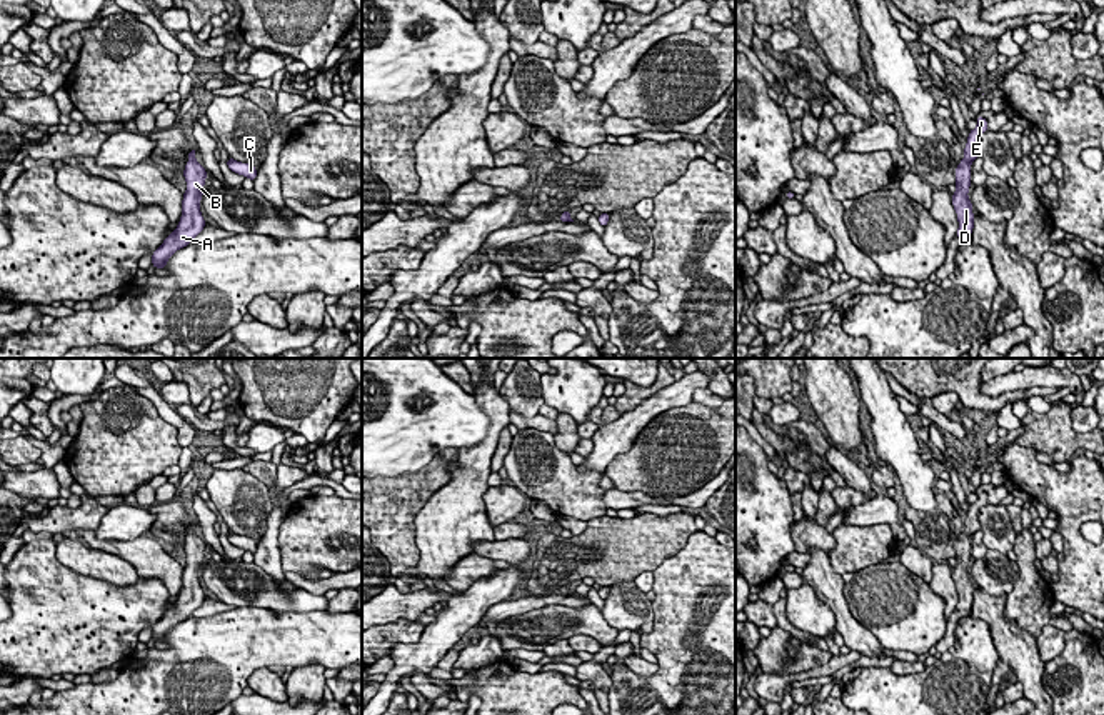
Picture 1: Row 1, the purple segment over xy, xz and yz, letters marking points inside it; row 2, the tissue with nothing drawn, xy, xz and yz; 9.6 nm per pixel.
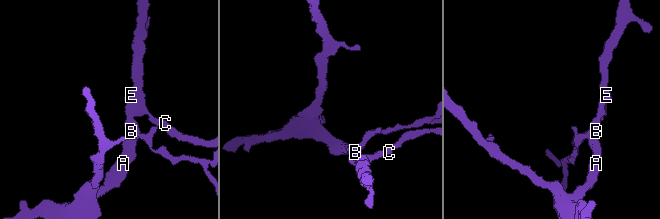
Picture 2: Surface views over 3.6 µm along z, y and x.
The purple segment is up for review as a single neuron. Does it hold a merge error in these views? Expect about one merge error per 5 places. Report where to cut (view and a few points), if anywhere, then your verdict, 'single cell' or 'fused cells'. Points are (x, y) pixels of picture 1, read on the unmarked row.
no cut | single cell

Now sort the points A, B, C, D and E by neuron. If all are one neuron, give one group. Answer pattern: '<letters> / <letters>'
A B C D E

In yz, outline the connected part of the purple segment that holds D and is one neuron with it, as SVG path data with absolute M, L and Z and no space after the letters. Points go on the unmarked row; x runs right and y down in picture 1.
M977 488L977 500L969 505L964 532L956 542L956 567L952 568L952 578L957 587L959 602L956 610L959 612L969 612L974 602L972 577L967 565L971 560L971 537L981 530L977 512L982 505L987 505L987 493Z

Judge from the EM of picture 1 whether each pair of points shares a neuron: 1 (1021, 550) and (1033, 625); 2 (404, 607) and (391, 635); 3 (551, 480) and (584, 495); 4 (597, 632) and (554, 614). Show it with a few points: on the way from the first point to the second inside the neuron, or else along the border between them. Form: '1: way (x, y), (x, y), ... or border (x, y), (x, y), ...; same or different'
1: way (1026, 569), (1031, 585), (1031, 607); same
2: border (416, 619), (396, 619), (379, 625); different
3: way (559, 482), (576, 494); same
4: way (587, 622), (564, 620); same

